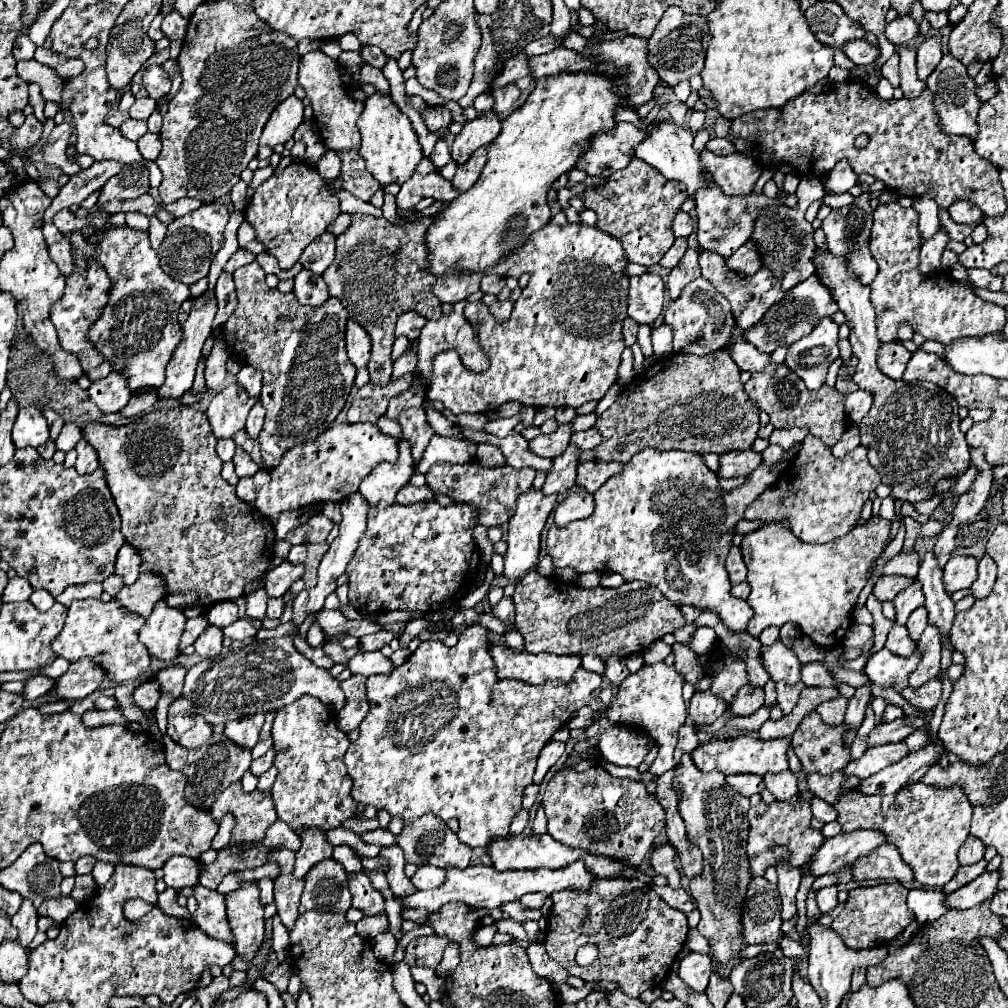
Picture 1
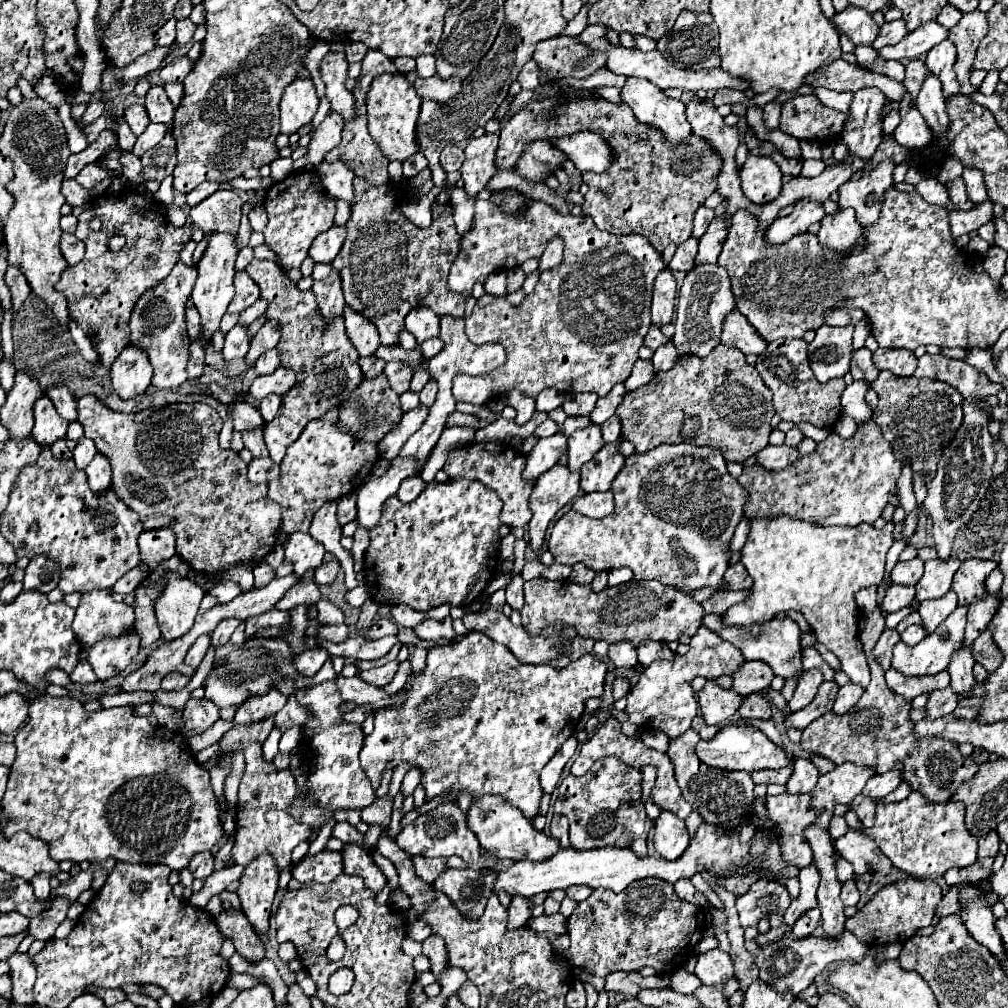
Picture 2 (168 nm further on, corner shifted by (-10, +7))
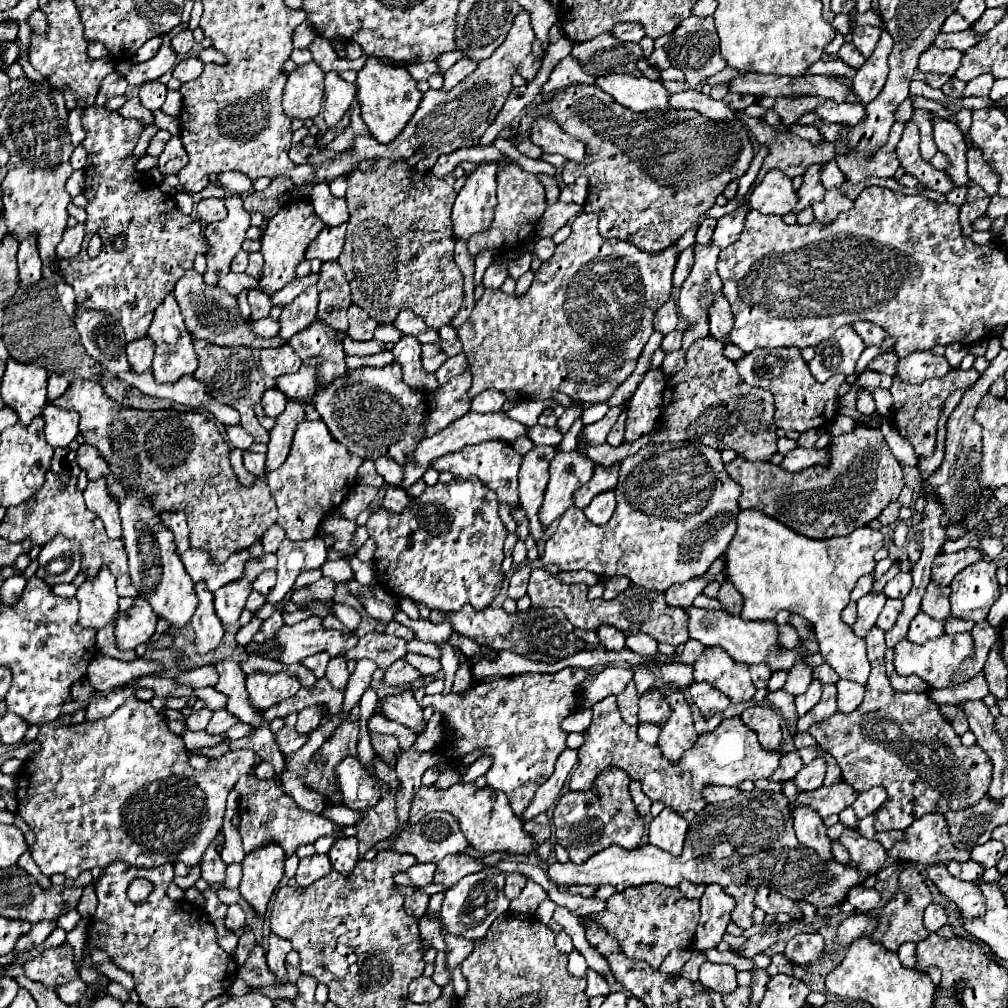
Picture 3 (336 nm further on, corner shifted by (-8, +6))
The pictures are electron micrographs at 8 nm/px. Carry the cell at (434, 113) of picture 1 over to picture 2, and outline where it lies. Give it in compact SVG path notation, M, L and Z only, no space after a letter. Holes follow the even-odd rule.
M436 75L428 77L428 79L418 77L414 83L414 89L416 89L418 97L422 97L424 101L430 99L436 103L448 103L460 91L460 83L458 83L458 79L444 81L444 79L438 79Z

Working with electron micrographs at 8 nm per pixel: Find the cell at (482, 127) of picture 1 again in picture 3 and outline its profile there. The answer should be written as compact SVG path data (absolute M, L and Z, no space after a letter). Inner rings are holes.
M482 162L474 174L466 176L466 186L460 190L452 208L452 236L464 240L472 234L486 232L492 226L496 208L496 164Z

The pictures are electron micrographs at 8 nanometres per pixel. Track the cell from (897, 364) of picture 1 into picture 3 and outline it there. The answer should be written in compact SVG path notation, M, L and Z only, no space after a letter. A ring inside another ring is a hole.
M894 352L880 354L880 356L876 356L876 358L868 364L868 370L874 370L874 372L882 372L882 374L894 376L894 372L896 372L896 360L898 360L898 356L896 356Z

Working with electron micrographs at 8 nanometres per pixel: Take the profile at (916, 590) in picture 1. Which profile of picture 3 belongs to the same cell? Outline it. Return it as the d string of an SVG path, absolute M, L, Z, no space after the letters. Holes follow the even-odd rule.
M966 548L954 554L938 554L932 566L932 582L940 586L950 586L952 578L964 570L966 566L978 562L982 558L982 552L978 548Z

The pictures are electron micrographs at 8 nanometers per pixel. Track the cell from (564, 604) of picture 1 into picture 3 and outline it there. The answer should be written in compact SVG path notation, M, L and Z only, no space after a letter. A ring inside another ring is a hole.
M536 568L530 576L528 582L528 596L532 598L532 606L534 608L552 608L558 606L566 618L578 626L578 628L588 628L588 630L596 630L602 624L612 624L616 628L620 628L624 634L632 634L632 632L646 632L652 634L660 644L672 644L678 646L682 642L688 640L688 616L682 608L674 608L668 606L664 600L662 592L652 592L652 590L644 590L640 586L630 586L624 594L620 594L614 600L588 600L588 586L586 584L562 584L554 574L550 574L544 568Z

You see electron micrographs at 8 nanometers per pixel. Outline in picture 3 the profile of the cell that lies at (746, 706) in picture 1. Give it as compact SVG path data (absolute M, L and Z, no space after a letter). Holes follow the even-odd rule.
M752 704L742 712L742 722L758 734L758 740L766 752L776 752L780 748L782 730L776 710L768 704Z

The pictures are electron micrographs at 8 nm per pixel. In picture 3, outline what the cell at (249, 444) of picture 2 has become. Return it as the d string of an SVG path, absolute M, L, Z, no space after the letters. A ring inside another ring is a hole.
M194 340L194 348L198 354L198 368L194 372L194 378L200 380L206 386L206 392L214 396L218 402L232 406L234 410L240 412L242 418L242 428L248 430L256 442L268 444L270 434L264 430L254 414L254 406L260 402L262 394L266 392L264 378L260 374L260 358L258 352L246 346L232 346L232 348L222 348L214 346L206 340Z

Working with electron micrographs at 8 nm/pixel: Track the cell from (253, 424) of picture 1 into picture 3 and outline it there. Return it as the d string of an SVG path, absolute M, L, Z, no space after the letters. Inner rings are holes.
M270 388L270 390L266 390L266 392L264 392L262 408L264 408L266 416L276 418L278 414L282 414L282 412L284 412L286 402L288 402L288 398L286 398L286 394L284 394L284 392L280 392L278 388Z

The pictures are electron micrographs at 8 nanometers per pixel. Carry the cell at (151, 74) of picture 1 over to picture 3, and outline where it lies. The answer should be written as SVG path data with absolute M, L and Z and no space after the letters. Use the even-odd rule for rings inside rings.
M186 58L182 62L178 62L176 70L174 70L174 78L178 78L180 82L190 82L190 80L196 80L204 70L204 62L200 58Z

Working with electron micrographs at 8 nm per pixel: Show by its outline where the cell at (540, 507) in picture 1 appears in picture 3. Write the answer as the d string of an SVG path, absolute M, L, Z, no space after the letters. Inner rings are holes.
M572 450L558 452L550 462L550 482L544 494L540 520L550 526L572 506L572 494L594 474L594 460Z

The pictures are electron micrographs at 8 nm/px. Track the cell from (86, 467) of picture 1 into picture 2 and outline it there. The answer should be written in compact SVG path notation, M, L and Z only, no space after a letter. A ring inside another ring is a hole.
M100 453L94 455L94 459L90 461L90 465L86 467L86 475L88 475L88 483L92 487L92 491L102 491L102 489L108 489L110 487L110 479L112 479L112 473L110 473L110 461L106 457L102 457Z

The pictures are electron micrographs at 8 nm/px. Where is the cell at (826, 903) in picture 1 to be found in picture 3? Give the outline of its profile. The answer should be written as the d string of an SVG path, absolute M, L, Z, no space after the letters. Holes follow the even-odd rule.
M852 888L848 894L848 902L858 910L858 912L870 912L878 908L880 904L880 894L874 888Z

